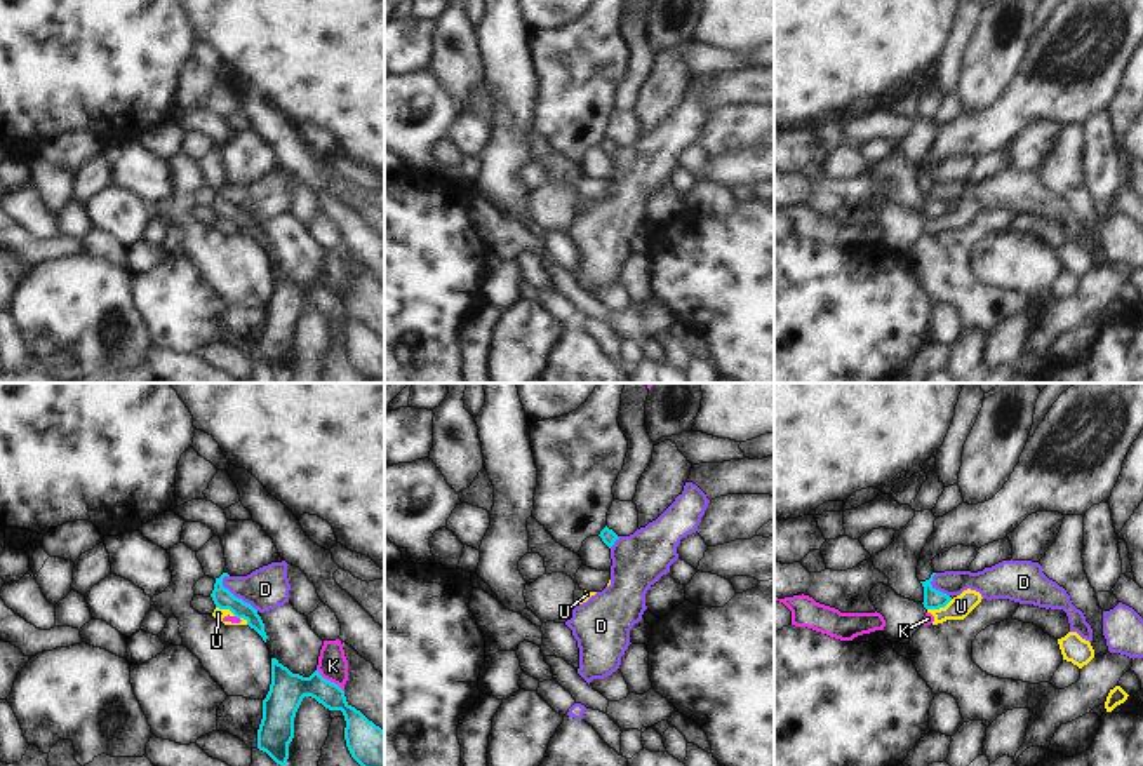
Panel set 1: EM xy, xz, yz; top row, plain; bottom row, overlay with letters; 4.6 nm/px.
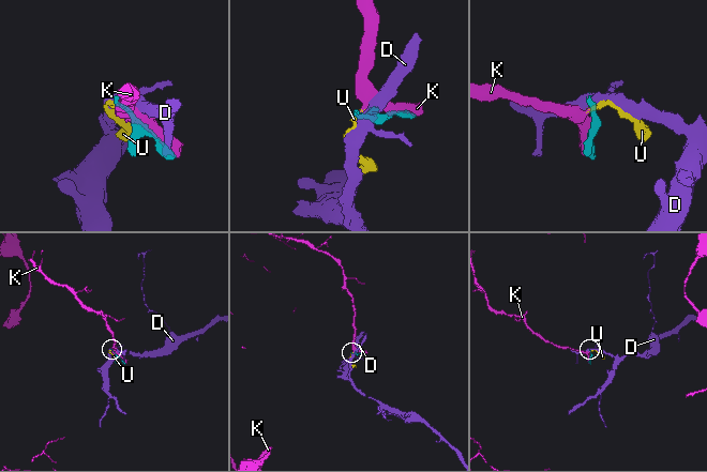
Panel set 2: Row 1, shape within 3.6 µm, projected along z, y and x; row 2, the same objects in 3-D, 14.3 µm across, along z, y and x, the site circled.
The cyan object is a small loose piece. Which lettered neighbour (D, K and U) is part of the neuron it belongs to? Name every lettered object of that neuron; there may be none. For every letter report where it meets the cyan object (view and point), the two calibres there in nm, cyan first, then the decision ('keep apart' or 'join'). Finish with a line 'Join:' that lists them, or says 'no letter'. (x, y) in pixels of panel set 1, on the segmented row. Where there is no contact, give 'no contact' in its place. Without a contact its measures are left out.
D: contact xy (237, 598); calibres 90 and 200 nm; keep apart
K: contact xy (329, 681); calibres 160 and 140 nm; keep apart
U: contact yz (940, 606); calibres 100 and 100 nm; keep apart
Join: no letter

